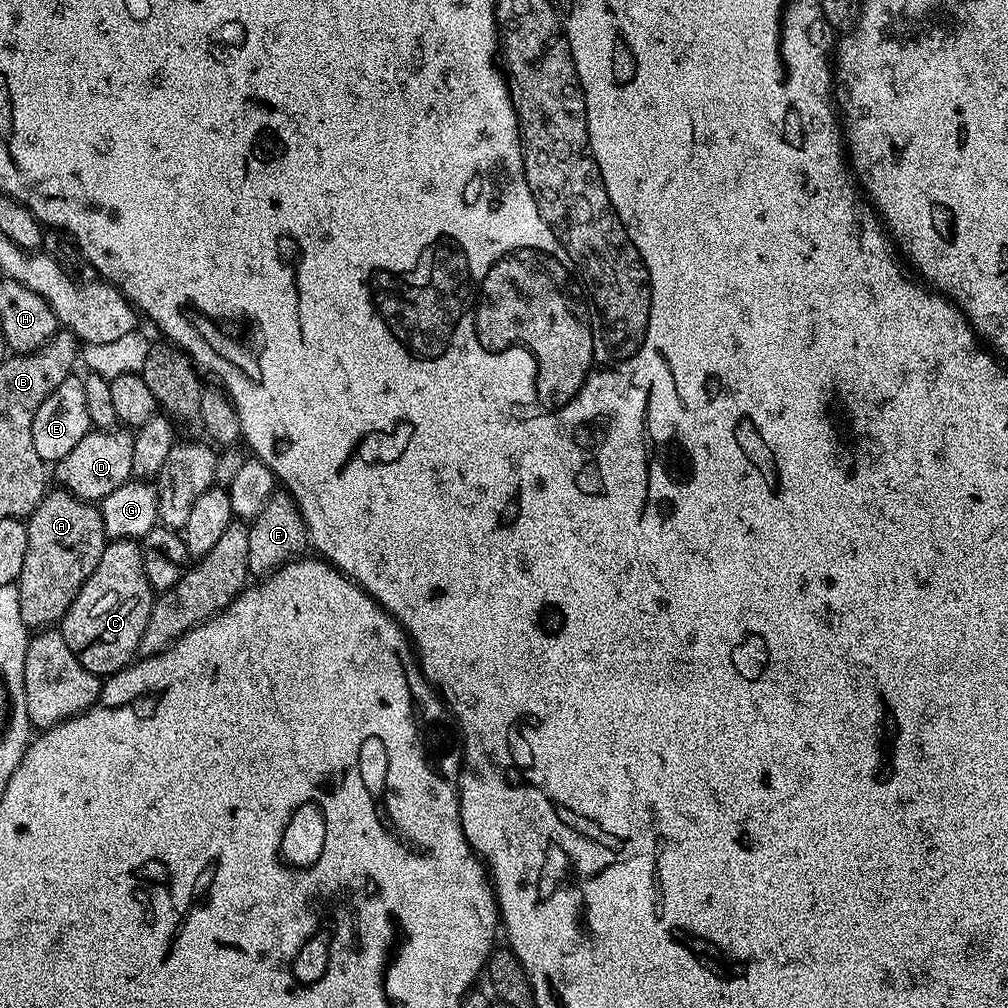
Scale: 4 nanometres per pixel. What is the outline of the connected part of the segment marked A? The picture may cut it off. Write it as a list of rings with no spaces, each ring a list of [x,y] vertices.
[[[55,491],[45,494],[40,505],[26,520],[26,562],[22,562],[18,587],[22,622],[30,630],[44,630],[59,625],[86,578],[94,574],[94,566],[98,566],[98,558],[102,558],[106,543],[104,523],[100,514],[90,510],[90,502],[82,506],[82,500],[74,502],[71,492]]]

